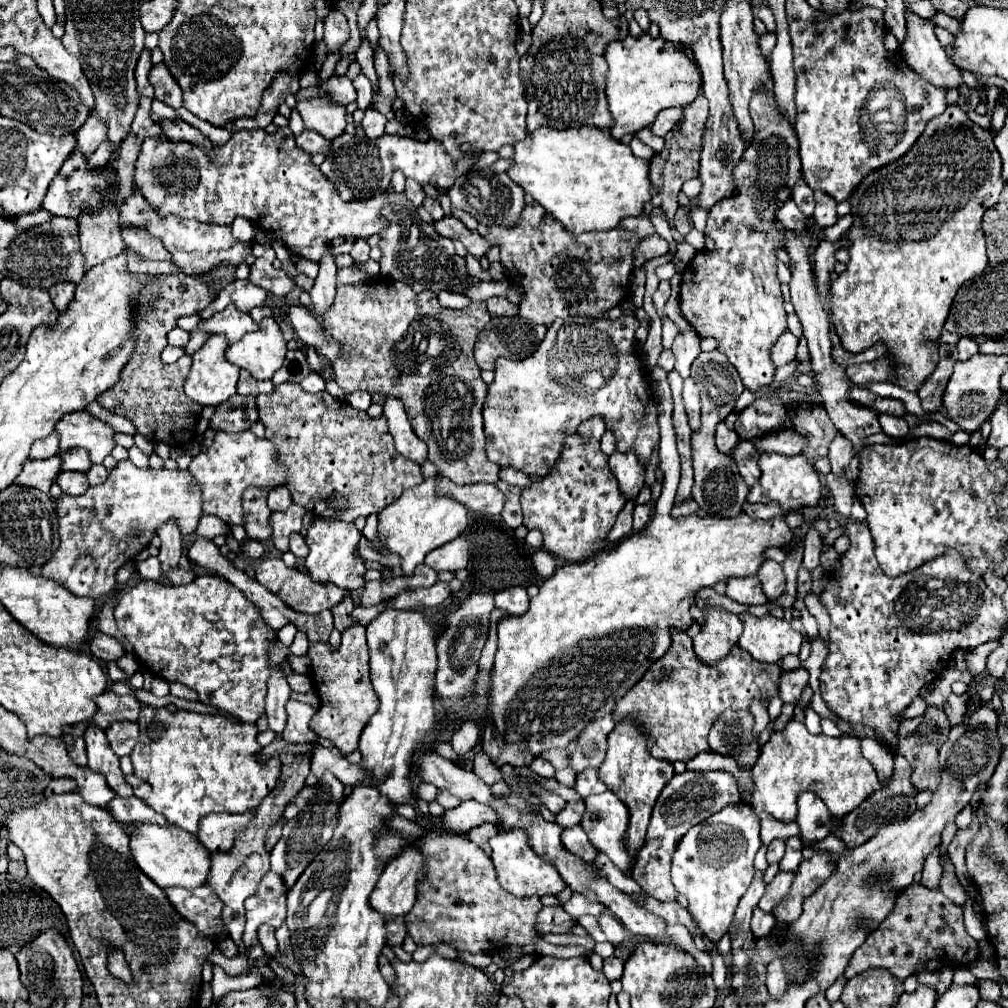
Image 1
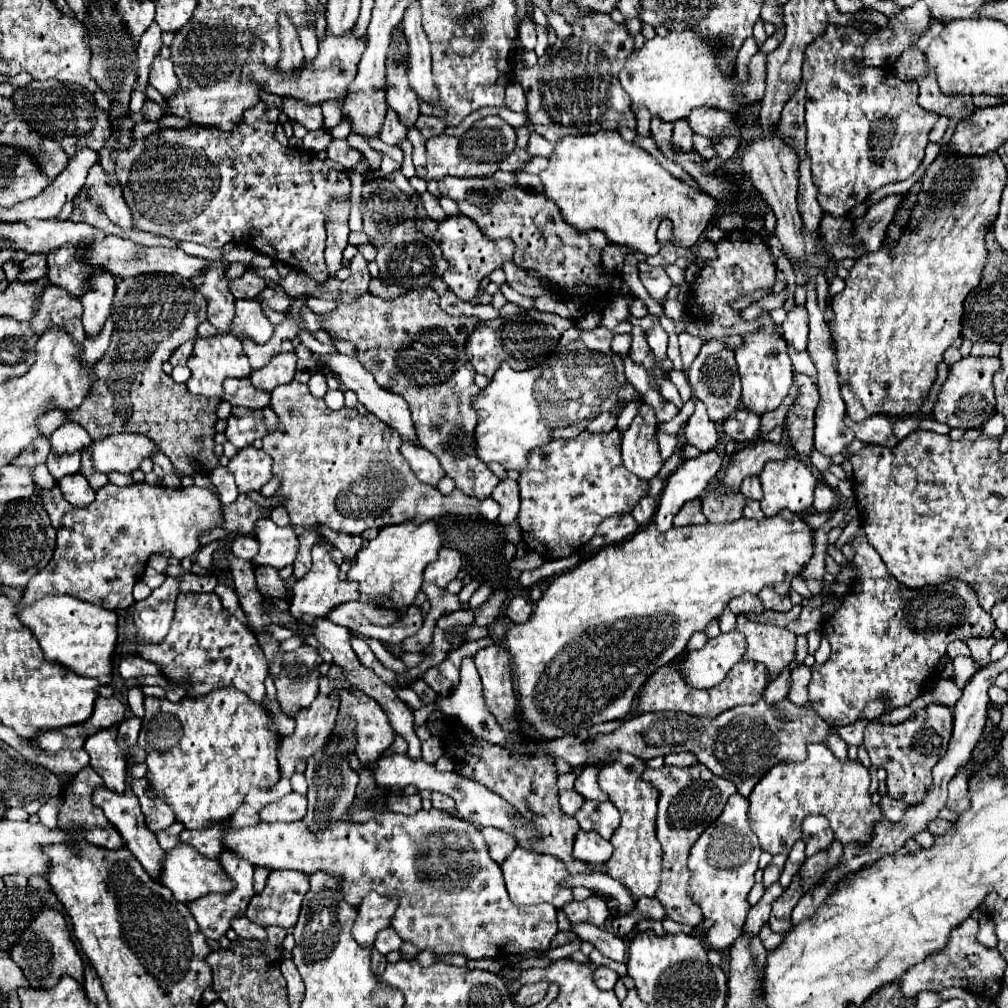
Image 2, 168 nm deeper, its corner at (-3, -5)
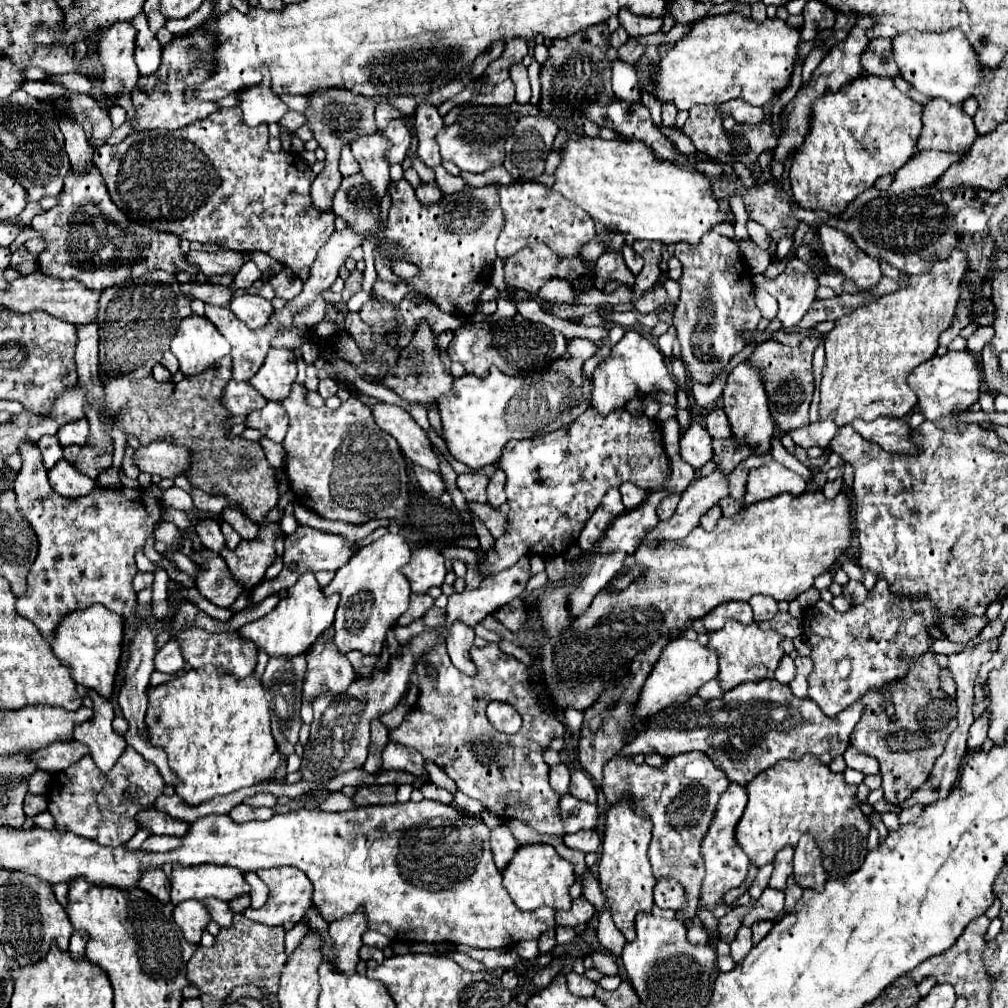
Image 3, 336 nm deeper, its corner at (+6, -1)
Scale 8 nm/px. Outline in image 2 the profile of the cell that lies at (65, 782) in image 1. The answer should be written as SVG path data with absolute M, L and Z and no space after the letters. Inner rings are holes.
M54 798L54 800L46 802L46 804L40 808L40 812L38 812L38 816L40 816L40 822L42 822L44 826L56 828L56 816L58 816L58 810L60 810L60 806L62 806L62 798Z

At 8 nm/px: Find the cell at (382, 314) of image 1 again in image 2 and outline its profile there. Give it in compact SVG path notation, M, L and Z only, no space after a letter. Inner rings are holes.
M432 288L412 290L406 296L390 300L364 294L352 304L338 302L338 308L334 312L322 314L321 317L324 323L322 328L325 331L336 336L338 340L350 340L356 344L358 362L376 378L376 382L384 390L394 392L408 402L420 444L440 460L442 468L446 470L446 476L450 476L456 482L456 488L474 498L488 498L500 480L476 458L476 414L472 408L472 398L480 392L480 388L474 384L476 372L470 366L470 360L464 352L466 338L472 334L476 320L466 316L448 316L440 308L438 294Z

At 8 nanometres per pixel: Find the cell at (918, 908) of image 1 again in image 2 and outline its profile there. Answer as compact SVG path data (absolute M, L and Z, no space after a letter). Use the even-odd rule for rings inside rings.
M968 918L966 924L958 926L954 934L950 936L950 946L942 954L932 954L926 958L926 962L920 962L918 966L912 966L900 980L902 994L906 998L914 998L922 990L934 990L942 992L944 988L964 988L974 996L980 996L984 1000L992 1000L1002 990L1002 978L1006 970L1006 960L996 948L986 948L976 940L978 934L978 920Z

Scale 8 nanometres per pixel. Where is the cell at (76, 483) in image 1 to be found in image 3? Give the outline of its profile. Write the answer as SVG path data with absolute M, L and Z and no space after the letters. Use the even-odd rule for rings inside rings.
M61 460L53 470L49 470L49 482L53 490L65 498L87 496L95 488L95 480L79 472L73 464Z

